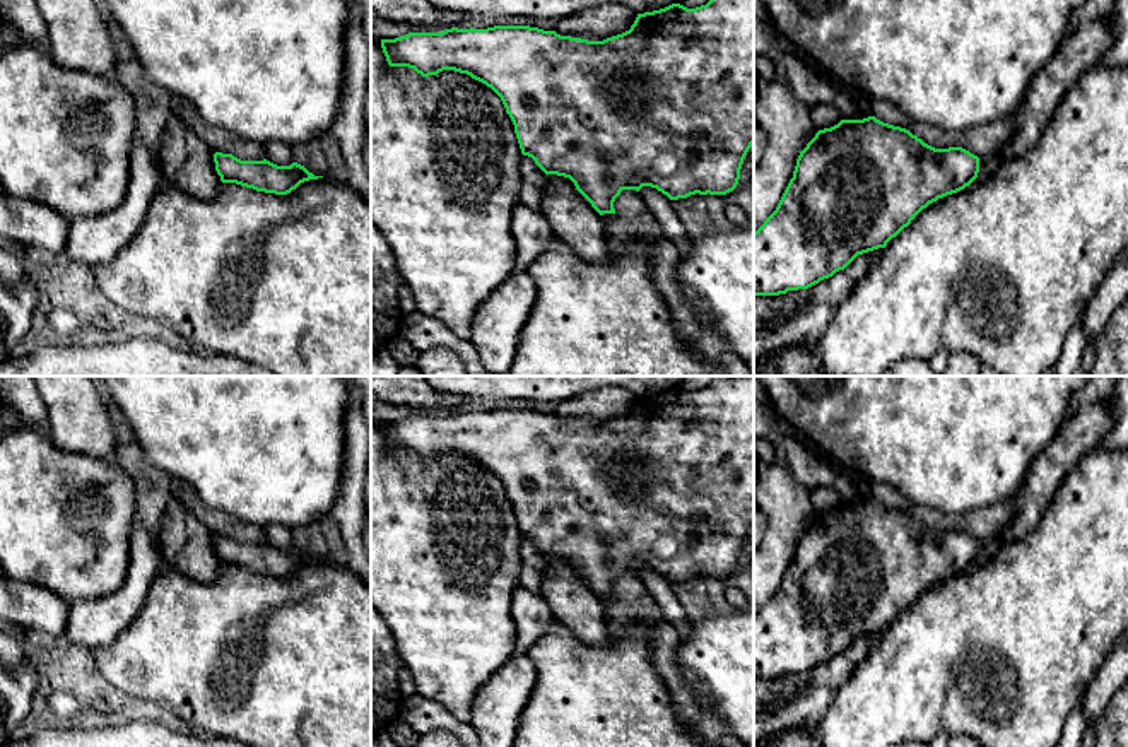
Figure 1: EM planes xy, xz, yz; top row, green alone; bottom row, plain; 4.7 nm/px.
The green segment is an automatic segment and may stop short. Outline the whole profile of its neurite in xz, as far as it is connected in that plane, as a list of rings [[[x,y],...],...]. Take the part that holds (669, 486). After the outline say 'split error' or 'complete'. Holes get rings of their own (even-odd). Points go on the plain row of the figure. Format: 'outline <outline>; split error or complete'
outline [[[713,376],[706,388],[696,391],[672,386],[660,393],[637,397],[629,414],[603,424],[561,419],[555,414],[530,409],[494,409],[487,412],[451,410],[443,415],[408,415],[395,422],[381,422],[381,431],[390,450],[408,450],[422,460],[455,453],[491,470],[501,480],[514,508],[521,537],[532,540],[545,557],[569,561],[600,598],[615,597],[614,585],[622,573],[639,574],[643,569],[656,571],[670,583],[696,576],[726,578],[737,571],[743,542],[754,528],[754,376]]]; complete

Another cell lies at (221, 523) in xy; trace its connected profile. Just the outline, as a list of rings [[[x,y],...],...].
[[[176,484],[171,497],[181,501],[183,506],[188,508],[215,535],[232,535],[236,520],[222,511],[209,508],[190,485]]]

